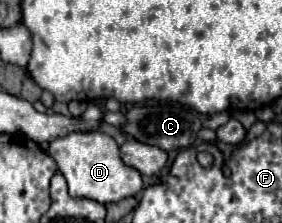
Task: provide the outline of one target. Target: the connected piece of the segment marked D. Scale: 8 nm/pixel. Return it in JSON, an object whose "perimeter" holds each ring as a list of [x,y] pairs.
{"perimeter":[[[69,132],[67,136],[59,136],[49,142],[47,154],[55,160],[59,172],[65,176],[69,184],[69,196],[73,198],[91,198],[99,204],[109,204],[127,196],[135,196],[143,188],[141,174],[121,162],[117,142],[103,132]]]}

